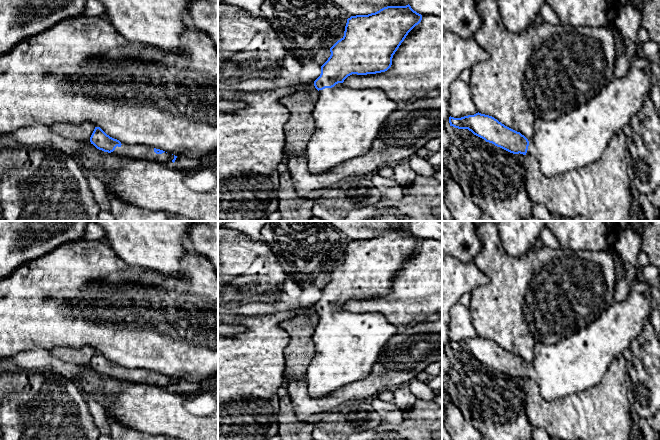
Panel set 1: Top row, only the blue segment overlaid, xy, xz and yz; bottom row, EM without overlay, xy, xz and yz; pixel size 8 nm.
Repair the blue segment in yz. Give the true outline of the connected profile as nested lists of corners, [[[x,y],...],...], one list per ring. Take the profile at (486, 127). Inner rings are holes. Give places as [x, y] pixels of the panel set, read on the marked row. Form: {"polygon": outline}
{"polygon": [[[633,66],[625,76],[611,80],[599,94],[577,109],[556,120],[537,119],[533,137],[529,139],[494,117],[479,112],[461,118],[450,116],[449,123],[458,129],[468,129],[486,142],[510,153],[534,156],[541,172],[546,177],[553,177],[571,170],[579,170],[598,161],[612,137],[629,125],[649,95],[651,95],[651,82],[648,74]]]}

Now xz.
{"polygon": [[[409,4],[406,6],[387,6],[375,13],[351,16],[347,19],[344,36],[330,48],[331,55],[321,66],[321,74],[314,81],[314,86],[318,90],[318,99],[312,112],[315,129],[304,152],[311,173],[327,172],[348,160],[365,155],[372,148],[382,124],[399,108],[399,104],[390,99],[379,88],[355,89],[348,87],[343,82],[352,74],[367,75],[387,71],[392,65],[393,55],[408,33],[421,20],[422,15],[414,11]]]}

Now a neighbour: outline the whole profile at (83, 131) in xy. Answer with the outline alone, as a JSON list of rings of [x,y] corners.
[[[89,122],[81,124],[56,123],[50,128],[62,138],[89,141],[95,126]]]

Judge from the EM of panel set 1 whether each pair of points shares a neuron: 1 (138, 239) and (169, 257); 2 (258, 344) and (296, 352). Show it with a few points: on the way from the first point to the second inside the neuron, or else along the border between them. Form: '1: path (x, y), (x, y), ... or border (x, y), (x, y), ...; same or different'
1: path (146, 239), (151, 239), (161, 249); same
2: border (280, 326), (289, 336), (284, 350), (285, 373); different

